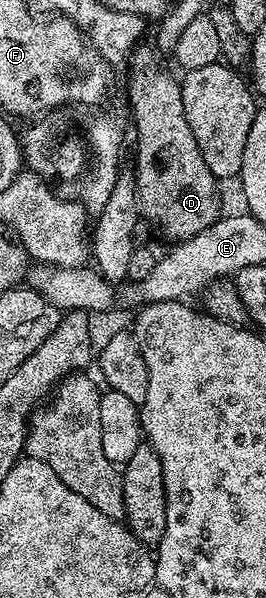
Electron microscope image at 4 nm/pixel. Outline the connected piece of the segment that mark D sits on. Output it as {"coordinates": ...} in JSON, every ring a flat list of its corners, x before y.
{"coordinates":[[139,44,129,55,129,65,131,64,131,110,135,113,135,142,139,145,139,155,135,158,135,167,133,173,135,175,135,192,139,200,139,209,142,217,147,218,170,240,182,240,184,238,192,238,201,233,205,228,209,228,221,217,219,210,219,186,220,183,213,176,213,172,209,172,209,168,205,165,205,156,201,156,201,148,197,148,197,139,193,136,193,128,189,128,189,120,185,120,185,103,181,100,181,82,178,77,174,78,169,71,163,67,160,51,154,45,145,46]]}

